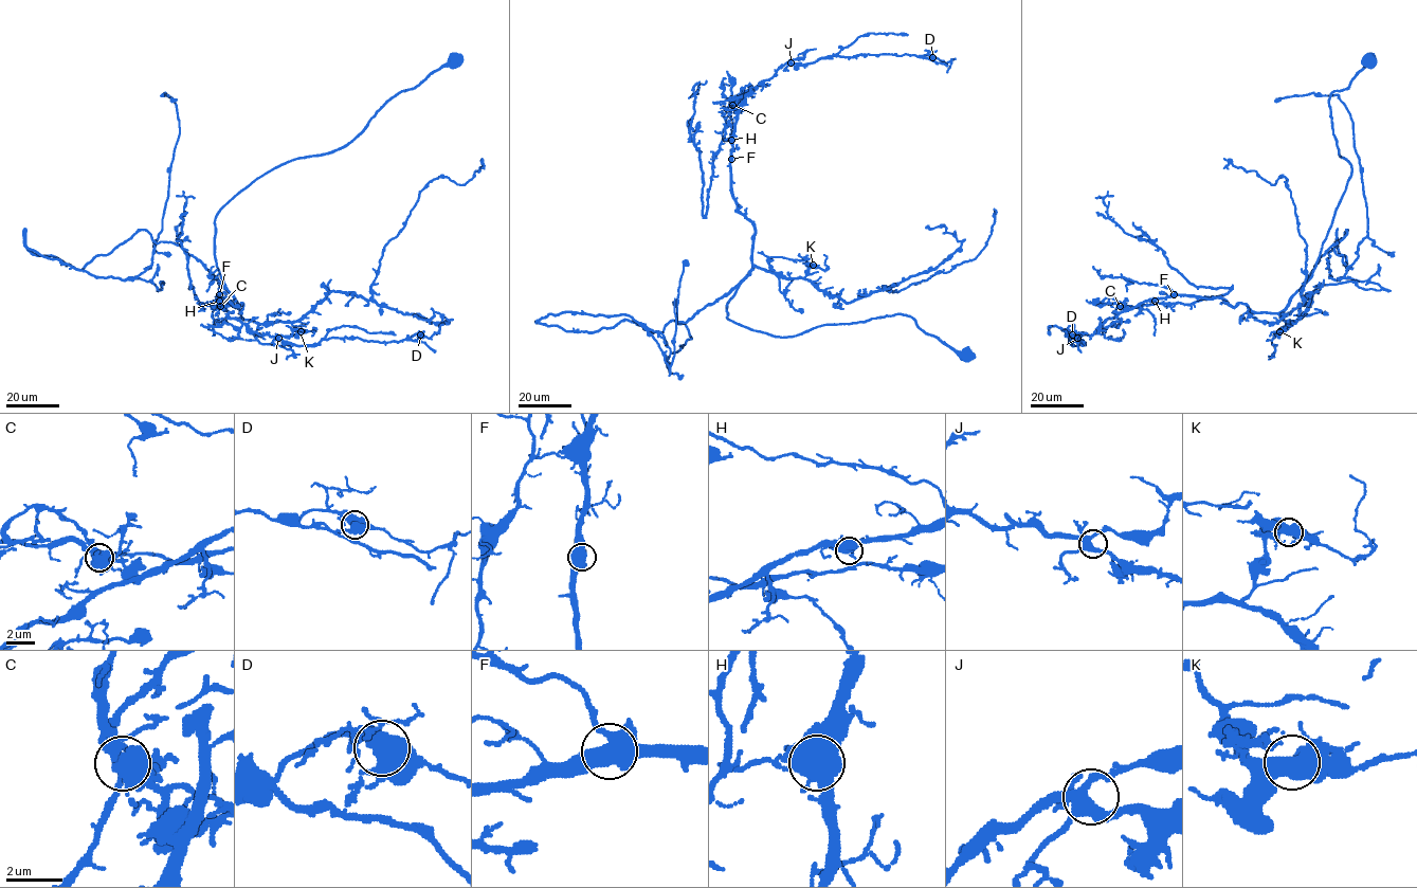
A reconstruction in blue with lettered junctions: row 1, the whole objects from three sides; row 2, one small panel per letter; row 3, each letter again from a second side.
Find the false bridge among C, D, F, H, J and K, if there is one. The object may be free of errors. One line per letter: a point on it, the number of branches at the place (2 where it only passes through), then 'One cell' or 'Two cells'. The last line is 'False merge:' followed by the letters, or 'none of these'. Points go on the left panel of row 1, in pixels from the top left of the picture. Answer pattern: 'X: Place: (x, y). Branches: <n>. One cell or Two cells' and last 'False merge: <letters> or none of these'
C: Place: (220, 306). Branches: 5. One cell
D: Place: (420, 334). Branches: 4. One cell
F: Place: (219, 294). Branches: 4. One cell
H: Place: (219, 301). Branches: 5. One cell
J: Place: (278, 338). Branches: 5. One cell
K: Place: (301, 331). Branches: 4. One cell
False merge: none of these

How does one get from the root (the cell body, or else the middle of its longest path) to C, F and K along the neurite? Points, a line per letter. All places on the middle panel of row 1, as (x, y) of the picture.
C: (967, 354), (901, 313), (791, 337), (727, 318), (727, 303), (751, 267), (755, 234), (731, 188), (732, 105)
F: (967, 354), (901, 313), (791, 337), (729, 320), (727, 303), (751, 267), (755, 234), (732, 195), (731, 159)
K: (967, 354), (901, 313), (791, 337), (727, 318), (728, 302), (754, 267), (802, 278), (813, 265)

